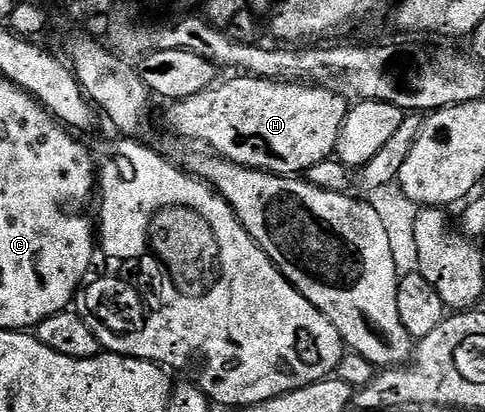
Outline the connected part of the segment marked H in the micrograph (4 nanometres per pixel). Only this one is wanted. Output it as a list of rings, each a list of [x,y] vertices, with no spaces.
[[[232,77],[236,79],[228,79],[217,82],[215,85],[208,87],[202,93],[194,93],[194,97],[186,97],[185,99],[177,99],[167,104],[168,112],[164,115],[164,123],[176,135],[181,135],[184,139],[197,139],[200,143],[205,143],[205,148],[211,149],[221,159],[229,159],[243,167],[250,169],[258,169],[259,171],[268,171],[272,175],[287,175],[289,177],[303,176],[314,165],[318,165],[318,161],[326,161],[333,158],[336,142],[338,141],[338,133],[340,126],[344,120],[344,115],[350,106],[349,100],[343,95],[331,91],[329,87],[314,87],[311,83],[279,83],[278,81],[270,81],[269,79],[254,79],[251,77]]]

